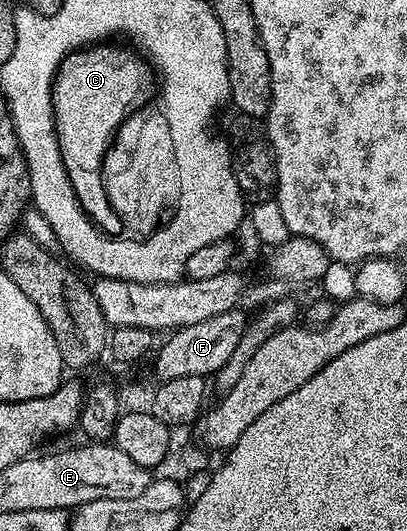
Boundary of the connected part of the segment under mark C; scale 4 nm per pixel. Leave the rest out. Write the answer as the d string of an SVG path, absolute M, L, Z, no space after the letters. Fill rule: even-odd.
M105 41L69 52L57 66L57 75L53 79L53 124L57 130L63 169L67 169L71 189L86 217L98 231L109 237L120 236L117 234L122 234L123 228L121 218L107 197L101 172L103 161L122 121L139 101L146 98L149 71L151 75L150 64L136 50L128 51L125 47L113 45Z

